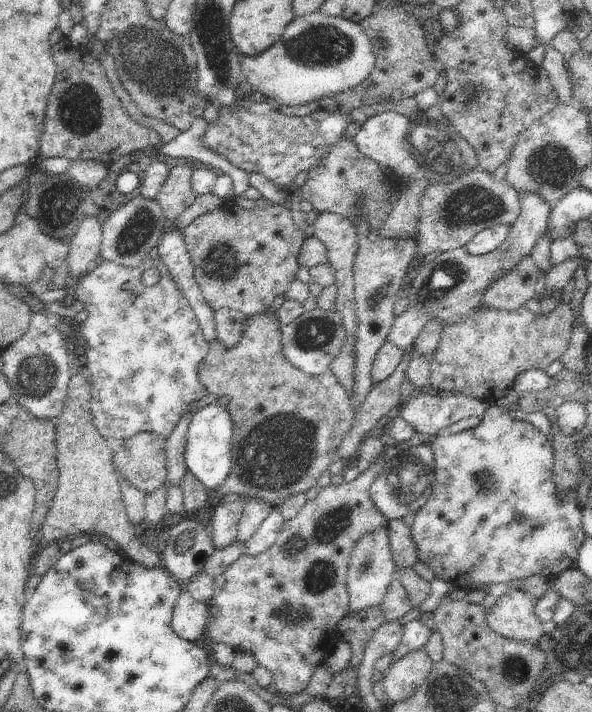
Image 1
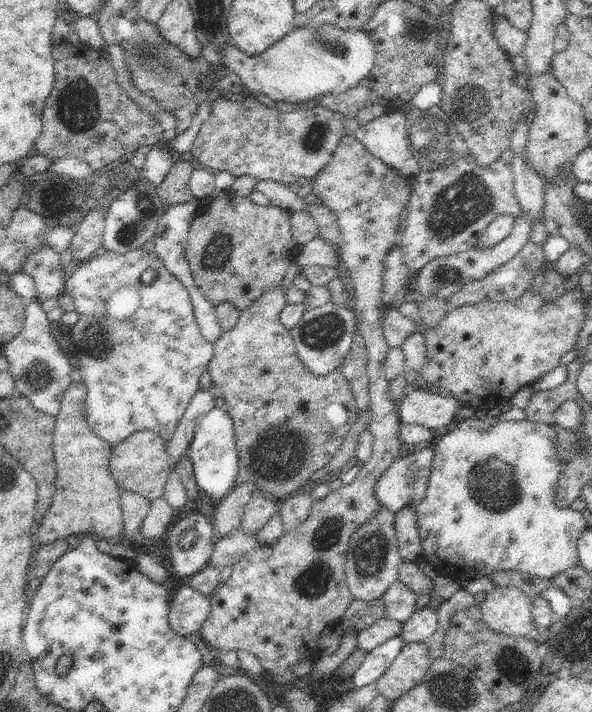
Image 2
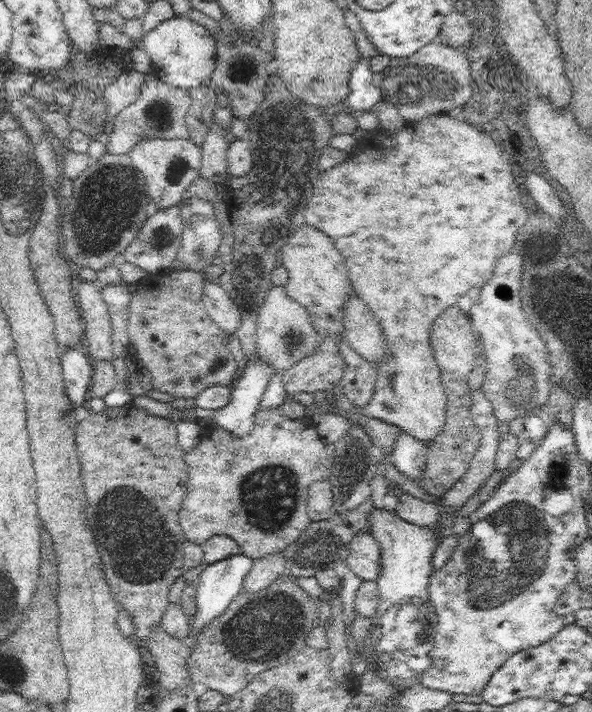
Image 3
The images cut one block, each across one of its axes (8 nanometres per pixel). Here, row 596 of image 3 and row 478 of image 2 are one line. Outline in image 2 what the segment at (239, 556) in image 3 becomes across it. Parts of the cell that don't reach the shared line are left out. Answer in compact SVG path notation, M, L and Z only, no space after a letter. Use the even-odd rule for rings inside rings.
M214 406L196 426L192 442L188 447L188 455L193 464L199 490L204 490L213 499L220 502L234 488L235 476L239 469L236 443L232 417L223 407Z

